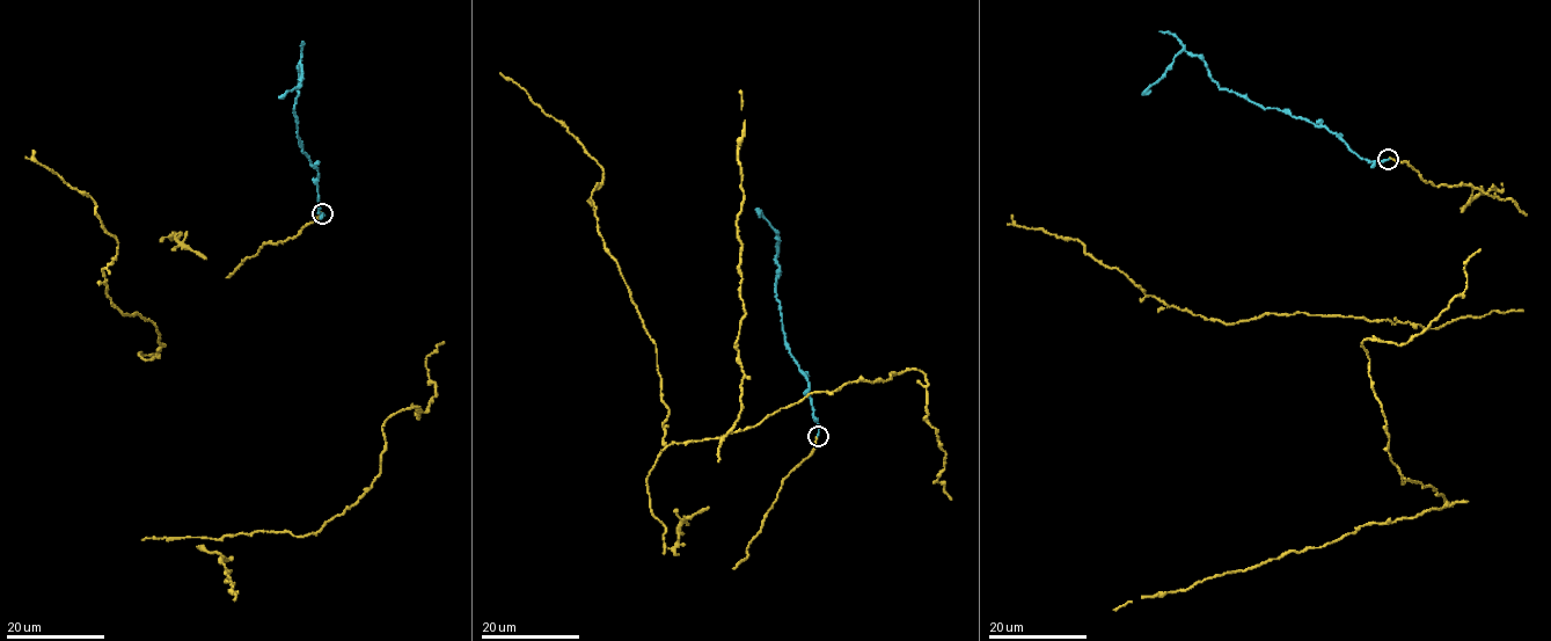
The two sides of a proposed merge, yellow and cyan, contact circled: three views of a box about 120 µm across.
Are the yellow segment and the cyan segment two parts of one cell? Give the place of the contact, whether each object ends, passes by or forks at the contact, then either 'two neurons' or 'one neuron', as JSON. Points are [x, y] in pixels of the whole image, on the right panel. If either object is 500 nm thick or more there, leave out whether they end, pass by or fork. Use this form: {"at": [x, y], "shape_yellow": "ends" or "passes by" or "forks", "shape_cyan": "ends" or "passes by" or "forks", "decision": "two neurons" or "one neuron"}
{"at": [1388, 159], "shape_yellow": "ends", "shape_cyan": "ends", "decision": "one neuron"}

